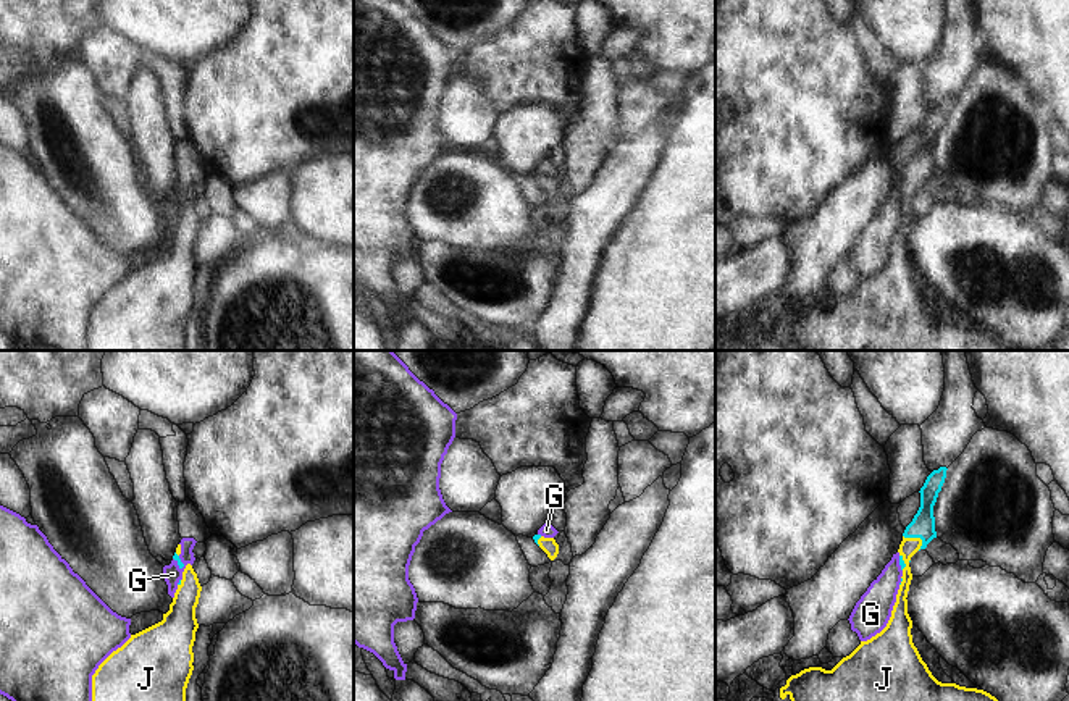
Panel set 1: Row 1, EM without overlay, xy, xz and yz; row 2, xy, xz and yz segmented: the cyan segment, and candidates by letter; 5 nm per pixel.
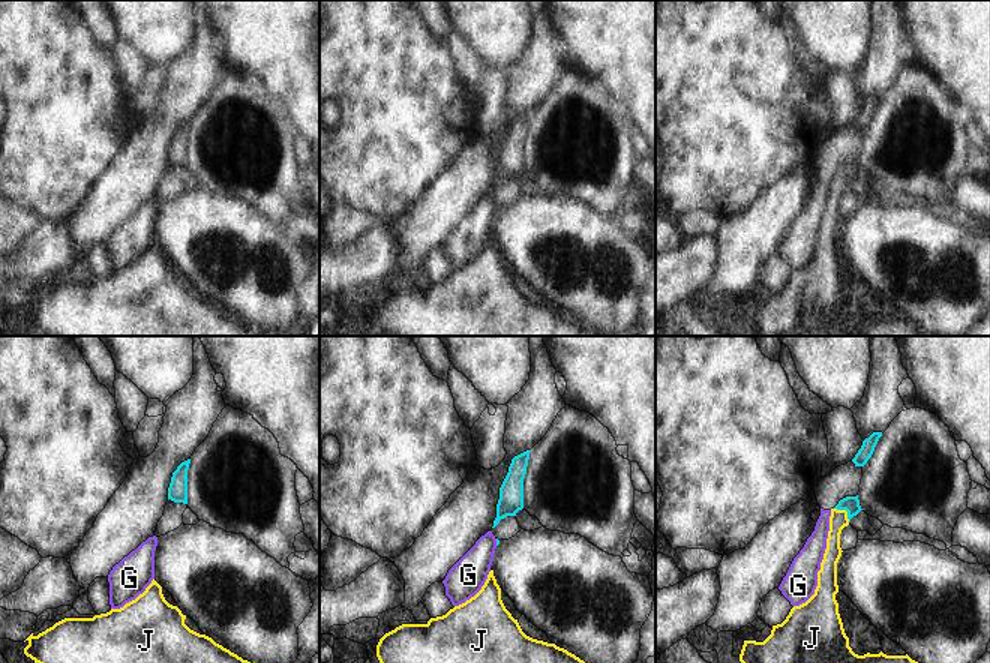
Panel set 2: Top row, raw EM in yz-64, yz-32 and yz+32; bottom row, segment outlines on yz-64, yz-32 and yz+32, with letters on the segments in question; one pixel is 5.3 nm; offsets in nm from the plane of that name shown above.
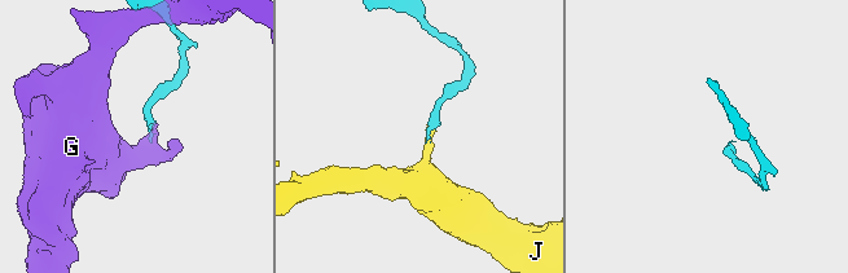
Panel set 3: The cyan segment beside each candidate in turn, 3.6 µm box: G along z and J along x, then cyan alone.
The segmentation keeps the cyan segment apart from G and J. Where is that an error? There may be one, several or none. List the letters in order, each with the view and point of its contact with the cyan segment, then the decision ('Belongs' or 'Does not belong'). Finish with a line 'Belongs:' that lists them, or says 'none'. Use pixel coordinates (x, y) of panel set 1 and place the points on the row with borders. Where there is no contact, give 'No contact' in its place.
G: Touches cyan at xy (180, 561). Does not belong
J: Touches cyan at yz (916, 537). Belongs
Belongs: J

